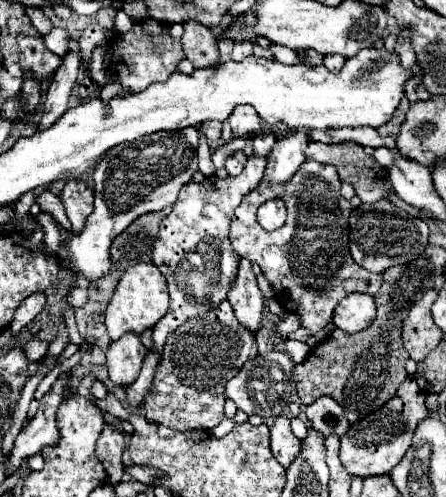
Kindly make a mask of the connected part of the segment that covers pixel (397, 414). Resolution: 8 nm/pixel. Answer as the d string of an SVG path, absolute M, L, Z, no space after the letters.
M409 376L407 382L399 386L395 396L381 406L375 414L367 416L363 422L357 422L355 426L349 426L349 430L341 436L341 460L343 468L351 476L379 476L389 474L393 466L397 466L403 458L403 454L411 448L411 440L415 434L415 428L419 422L429 418L429 408L425 404L425 394L417 386L415 378Z

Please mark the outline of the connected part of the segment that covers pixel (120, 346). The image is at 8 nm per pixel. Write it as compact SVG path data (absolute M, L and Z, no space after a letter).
M125 334L123 338L111 342L107 350L107 370L111 382L123 388L133 384L141 372L147 352L149 350L141 344L137 334Z

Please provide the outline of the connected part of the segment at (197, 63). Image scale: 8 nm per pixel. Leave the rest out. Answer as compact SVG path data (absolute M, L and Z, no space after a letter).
M187 22L185 34L181 38L185 56L193 62L195 68L211 68L221 64L221 54L217 48L217 40L213 38L211 30L199 26L199 22Z

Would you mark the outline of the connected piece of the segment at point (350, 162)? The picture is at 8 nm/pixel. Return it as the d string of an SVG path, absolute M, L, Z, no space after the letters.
M311 142L311 146L307 148L305 156L309 160L317 160L317 162L325 162L325 164L333 164L341 176L341 182L349 182L353 184L357 196L361 198L361 202L377 202L381 198L387 198L387 188L391 188L391 182L389 182L389 170L381 168L377 164L377 160L369 154L365 154L363 146L359 144L333 144L333 146L327 146L327 144L319 144L319 142Z

